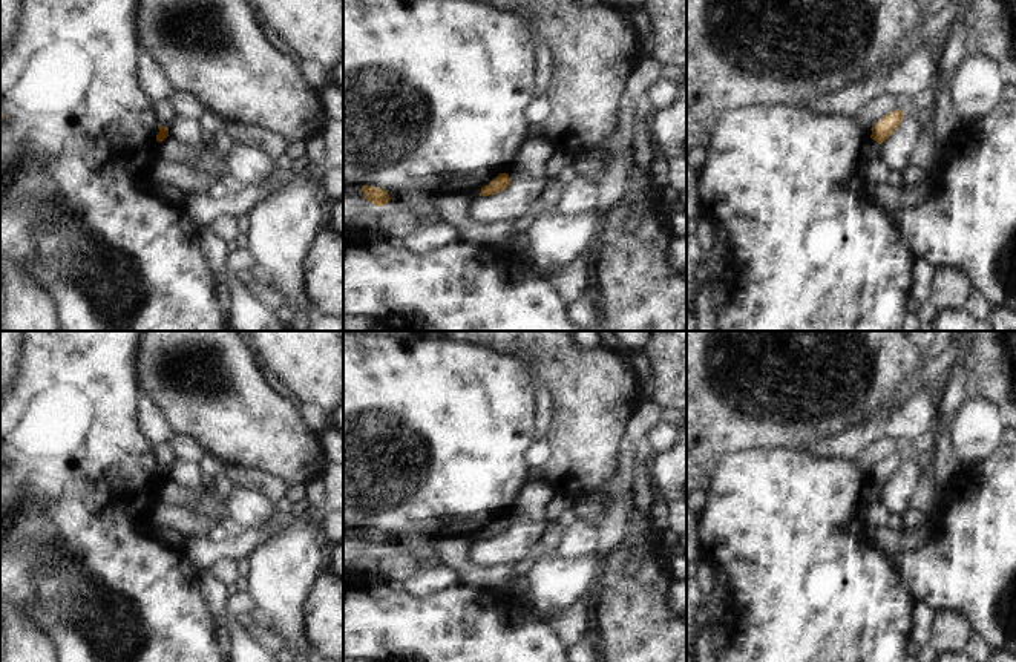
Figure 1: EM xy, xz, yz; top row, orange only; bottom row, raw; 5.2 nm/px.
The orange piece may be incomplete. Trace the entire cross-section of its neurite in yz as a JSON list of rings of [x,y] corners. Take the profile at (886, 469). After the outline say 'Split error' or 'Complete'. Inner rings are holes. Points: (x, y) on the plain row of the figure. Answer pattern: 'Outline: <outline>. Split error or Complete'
Outline: [[[896,452],[895,455],[883,460],[870,474],[870,481],[878,487],[883,487],[901,467],[904,455]]]. Complete

